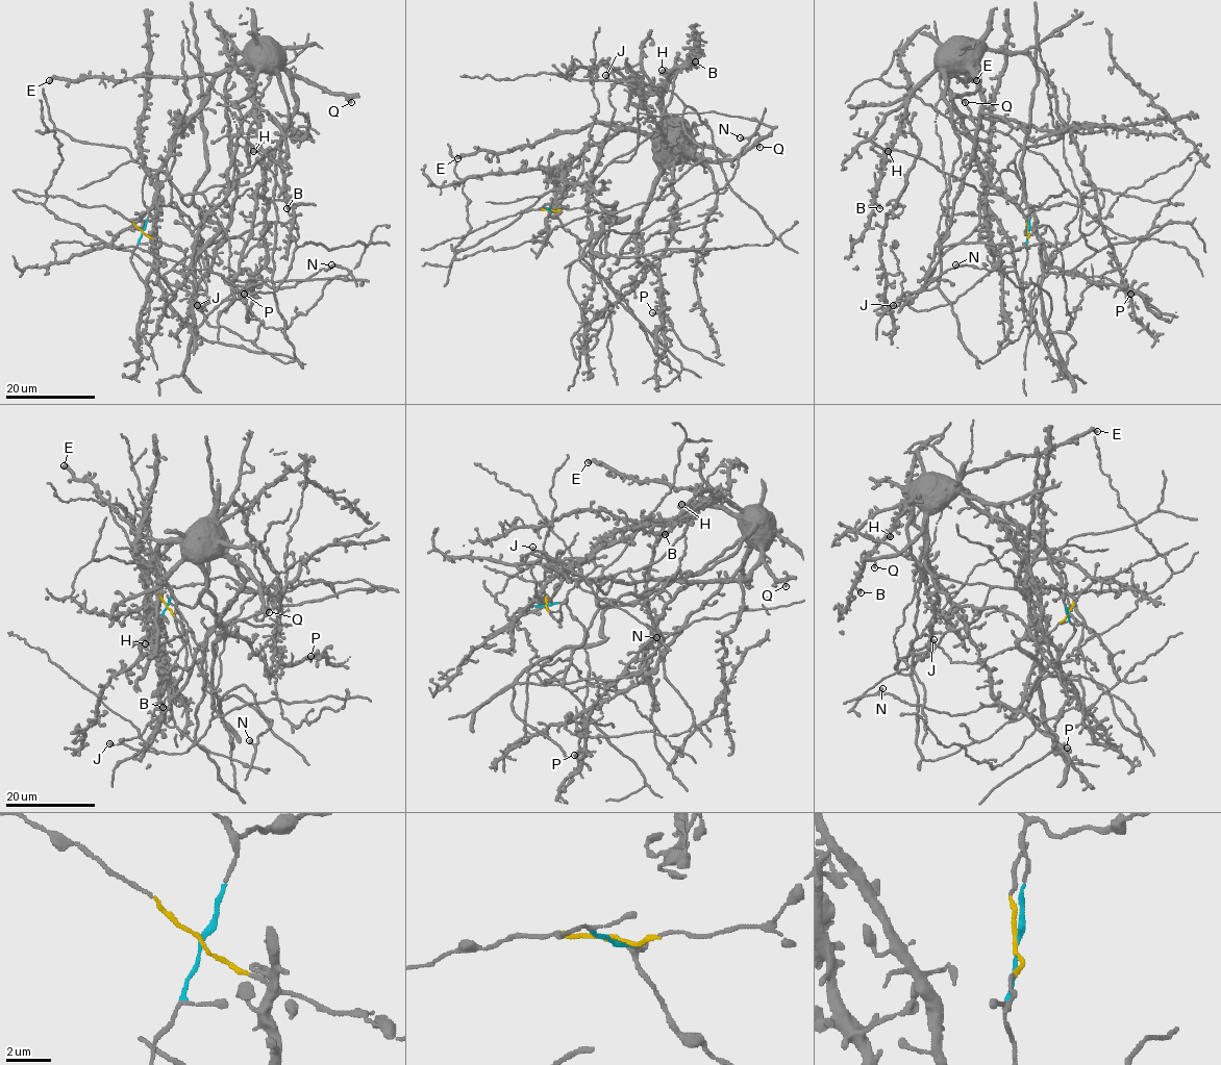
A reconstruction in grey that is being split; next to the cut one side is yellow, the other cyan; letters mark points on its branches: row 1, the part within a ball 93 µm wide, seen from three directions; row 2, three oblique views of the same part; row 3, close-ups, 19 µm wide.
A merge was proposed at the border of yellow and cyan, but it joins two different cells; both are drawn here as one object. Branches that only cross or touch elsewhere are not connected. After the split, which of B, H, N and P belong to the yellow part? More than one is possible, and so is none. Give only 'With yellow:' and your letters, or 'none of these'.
With yellow: P

